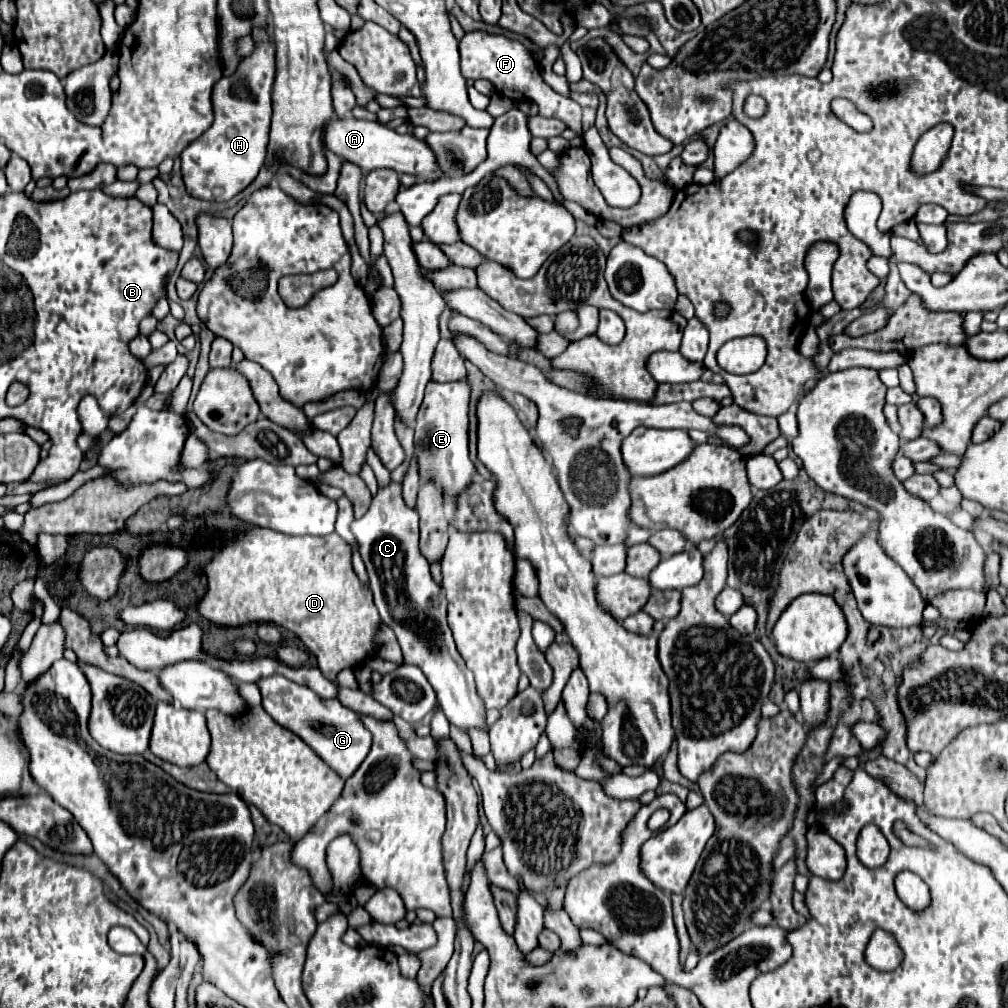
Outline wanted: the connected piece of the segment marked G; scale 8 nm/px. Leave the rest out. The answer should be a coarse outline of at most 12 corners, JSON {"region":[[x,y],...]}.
{"region":[[282,675],[258,683],[264,711],[340,777],[372,733],[336,699]]}

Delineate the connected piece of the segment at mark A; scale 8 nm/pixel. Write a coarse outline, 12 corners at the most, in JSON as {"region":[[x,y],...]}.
{"region":[[336,119],[324,143],[364,171],[386,167],[436,181],[426,141],[384,125]]}

